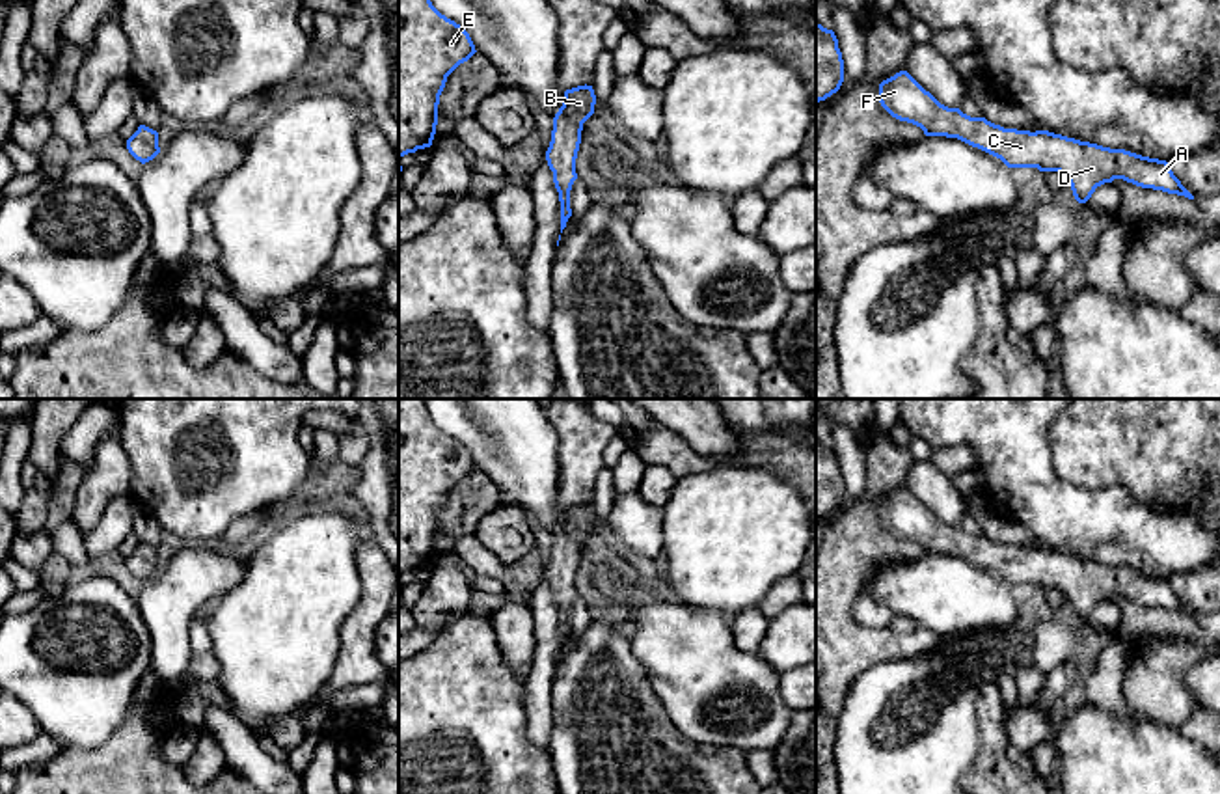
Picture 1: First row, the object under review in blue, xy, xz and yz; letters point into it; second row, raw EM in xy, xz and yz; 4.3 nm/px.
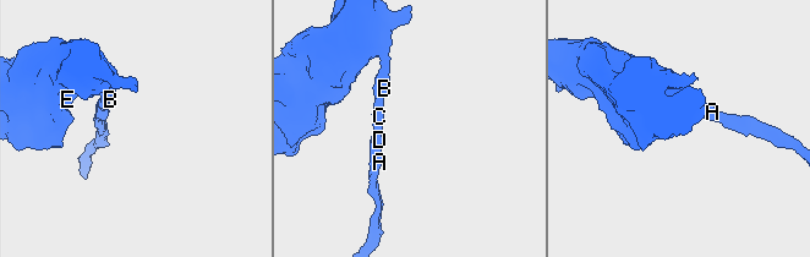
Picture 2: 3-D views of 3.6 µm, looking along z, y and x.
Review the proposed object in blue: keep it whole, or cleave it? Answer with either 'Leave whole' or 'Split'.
Leave whole

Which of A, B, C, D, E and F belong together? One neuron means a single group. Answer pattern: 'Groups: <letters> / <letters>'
Groups: A B C D E F

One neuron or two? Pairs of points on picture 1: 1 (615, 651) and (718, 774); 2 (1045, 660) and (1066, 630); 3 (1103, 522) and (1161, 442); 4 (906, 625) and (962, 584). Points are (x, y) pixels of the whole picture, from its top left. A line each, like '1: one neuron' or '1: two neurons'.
1: one neuron
2: one neuron
3: two neurons
4: two neurons

